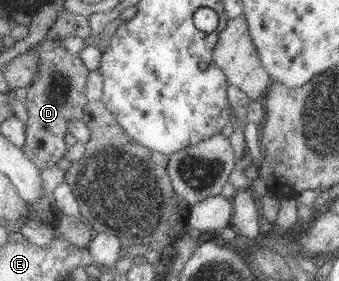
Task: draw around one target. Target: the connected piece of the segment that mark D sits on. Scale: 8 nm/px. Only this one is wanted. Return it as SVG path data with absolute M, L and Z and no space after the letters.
M44 37L28 51L34 51L38 55L40 69L32 87L26 89L28 119L27 142L24 150L30 161L44 171L54 167L62 157L66 156L69 149L66 146L69 123L73 120L82 120L85 116L85 107L89 102L86 95L86 81L88 81L90 69L80 59L80 55L70 53L60 39Z

